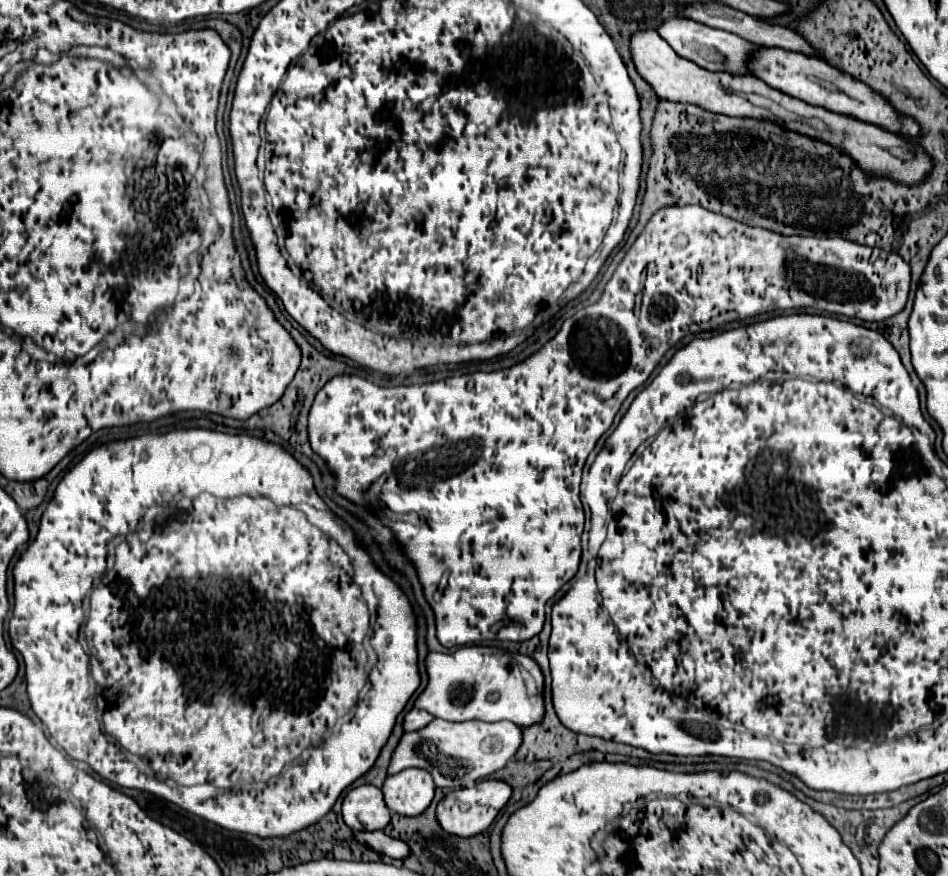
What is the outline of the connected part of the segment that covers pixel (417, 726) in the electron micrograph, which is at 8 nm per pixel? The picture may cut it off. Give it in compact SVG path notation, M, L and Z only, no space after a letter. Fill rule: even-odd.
M413 708L413 710L407 714L407 718L405 718L405 722L403 722L403 728L405 728L405 732L421 730L421 728L427 726L431 720L433 720L433 716L431 716L427 710L417 710L417 708Z

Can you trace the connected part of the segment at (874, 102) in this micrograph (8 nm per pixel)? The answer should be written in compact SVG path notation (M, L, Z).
M761 48L753 56L749 68L757 78L767 82L771 88L783 90L785 94L799 98L807 104L853 116L857 120L863 120L863 122L875 124L883 130L889 130L893 134L903 134L903 136L911 136L911 138L921 136L921 126L915 118L911 118L907 114L899 114L883 94L877 94L865 82L851 78L851 74L845 74L843 70L837 70L835 66L829 66L827 62L823 62L819 58L807 58L803 54L795 54L795 52L787 52L787 50L779 50L779 48Z

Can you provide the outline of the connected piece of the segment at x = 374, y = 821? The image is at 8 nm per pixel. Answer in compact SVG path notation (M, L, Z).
M357 786L343 798L343 818L355 832L383 830L389 824L389 808L377 786Z

